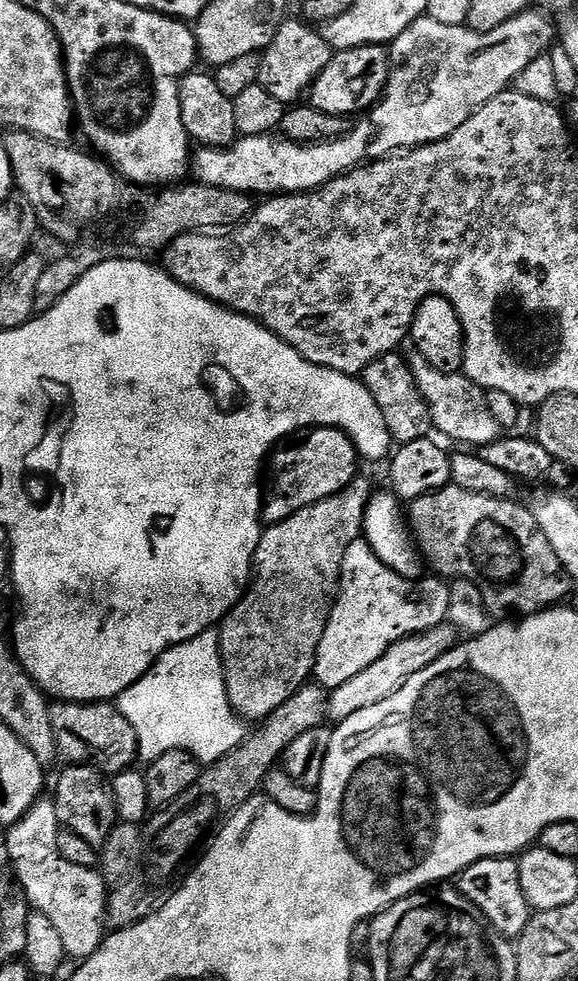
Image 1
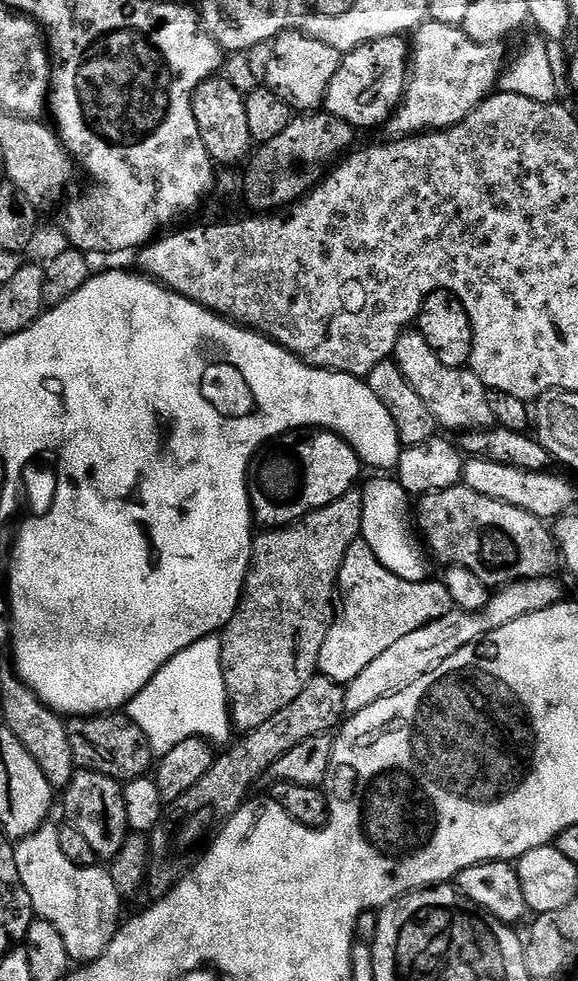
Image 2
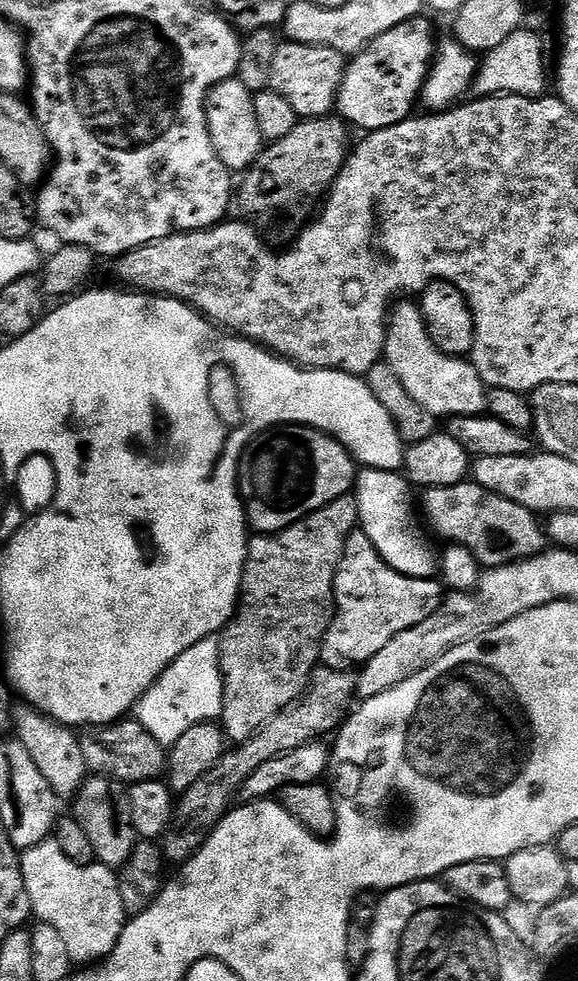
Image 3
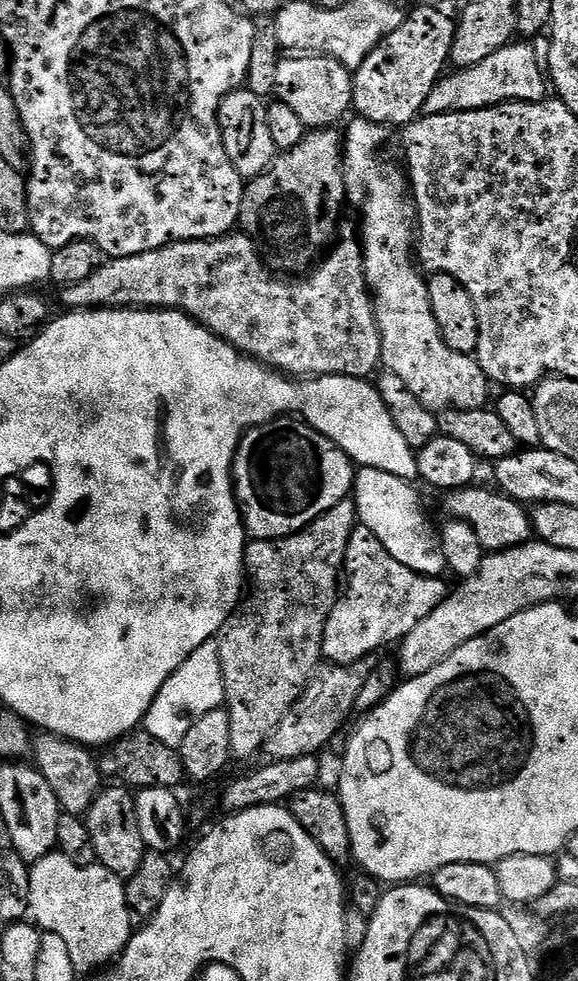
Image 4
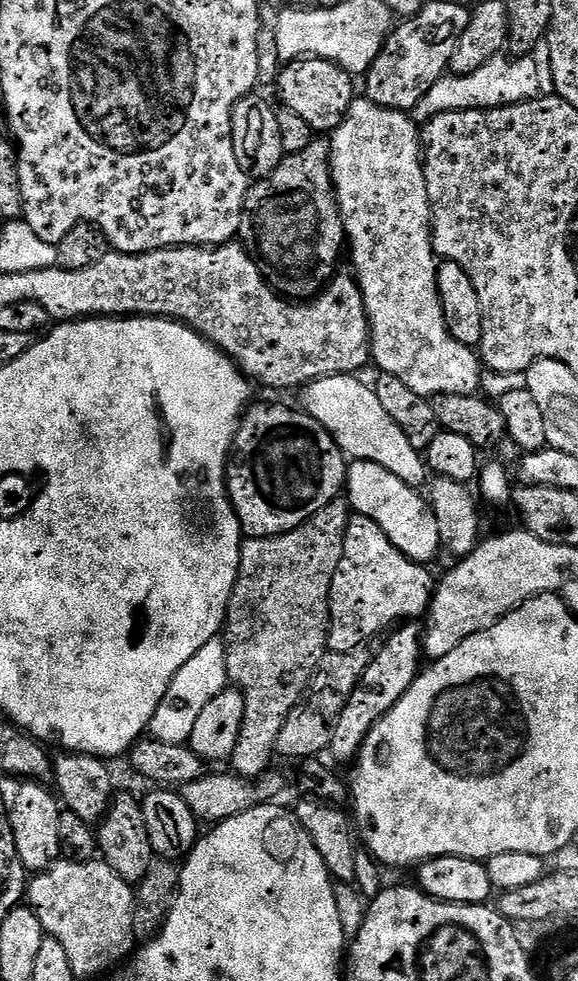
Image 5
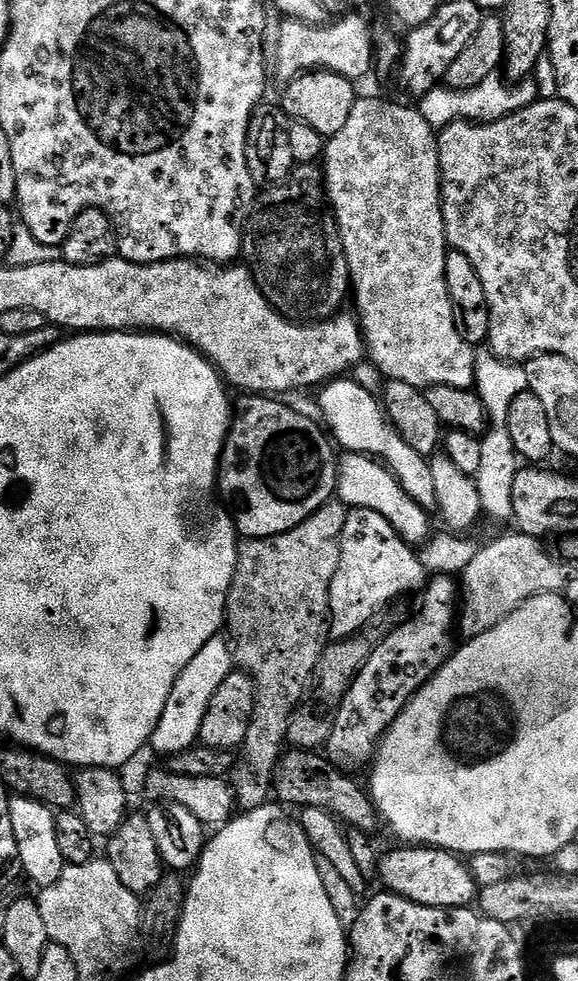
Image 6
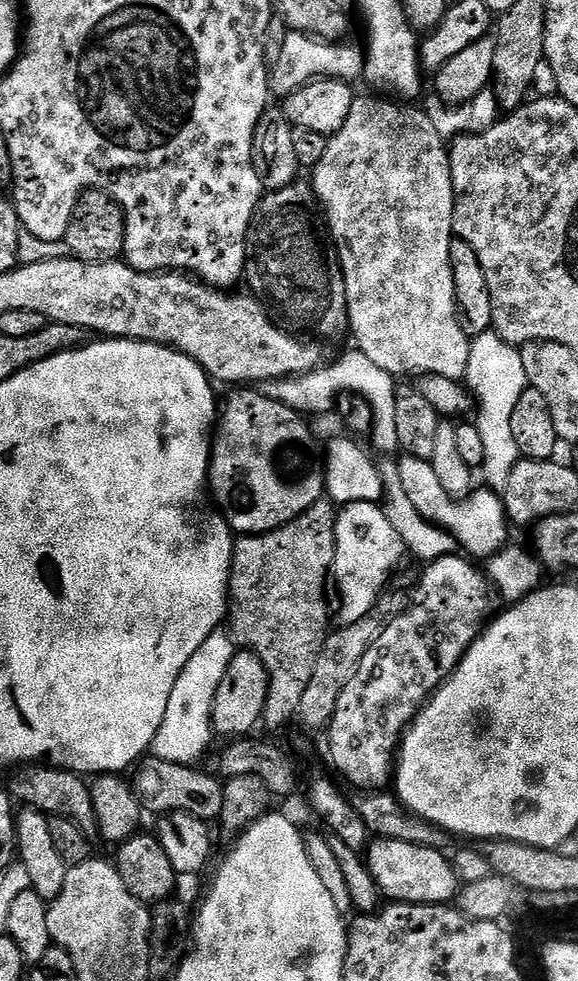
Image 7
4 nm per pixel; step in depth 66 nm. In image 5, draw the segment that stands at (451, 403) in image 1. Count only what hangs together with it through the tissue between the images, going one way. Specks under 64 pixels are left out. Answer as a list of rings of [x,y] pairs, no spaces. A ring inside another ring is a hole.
[[[367,98],[353,99],[348,117],[331,133],[332,181],[342,214],[346,248],[352,252],[351,271],[362,290],[372,335],[371,359],[383,374],[394,374],[426,397],[444,394],[474,396],[480,389],[482,361],[458,342],[446,326],[436,281],[438,257],[432,245],[432,203],[424,173],[422,132],[409,113],[383,108]]]

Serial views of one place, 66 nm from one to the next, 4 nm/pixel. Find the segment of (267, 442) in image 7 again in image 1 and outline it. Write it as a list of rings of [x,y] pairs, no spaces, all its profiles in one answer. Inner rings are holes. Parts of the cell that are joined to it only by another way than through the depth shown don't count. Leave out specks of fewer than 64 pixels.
[[[313,426],[292,433],[291,436],[280,441],[272,449],[266,467],[262,472],[262,520],[265,525],[271,526],[290,518],[290,514],[298,514],[306,506],[314,506],[314,502],[322,502],[334,494],[342,491],[348,483],[356,479],[358,453],[352,440],[339,428],[325,428]]]

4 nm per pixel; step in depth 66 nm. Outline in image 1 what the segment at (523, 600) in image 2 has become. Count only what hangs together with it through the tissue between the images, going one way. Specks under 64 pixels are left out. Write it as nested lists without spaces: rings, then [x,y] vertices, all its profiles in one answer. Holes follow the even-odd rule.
[[[448,622],[439,624],[428,632],[422,632],[419,636],[408,636],[405,640],[398,641],[390,646],[390,650],[386,650],[382,658],[378,658],[378,662],[366,666],[362,674],[354,674],[350,682],[342,682],[342,686],[331,689],[327,697],[327,719],[339,722],[350,718],[350,714],[358,714],[358,710],[366,710],[366,706],[378,706],[378,702],[390,698],[390,694],[398,694],[398,690],[402,690],[404,683],[414,678],[418,670],[426,670],[426,666],[438,662],[438,658],[456,647],[457,643],[457,629]]]

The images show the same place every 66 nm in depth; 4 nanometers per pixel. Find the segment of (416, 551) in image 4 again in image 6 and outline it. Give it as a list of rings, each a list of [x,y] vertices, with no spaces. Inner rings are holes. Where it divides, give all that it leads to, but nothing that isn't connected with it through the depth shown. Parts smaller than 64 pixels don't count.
[[[358,452],[341,455],[338,460],[338,499],[348,508],[365,508],[382,514],[398,530],[407,544],[420,546],[429,539],[429,513],[418,502],[414,502],[402,490],[399,480],[388,471],[379,459]]]

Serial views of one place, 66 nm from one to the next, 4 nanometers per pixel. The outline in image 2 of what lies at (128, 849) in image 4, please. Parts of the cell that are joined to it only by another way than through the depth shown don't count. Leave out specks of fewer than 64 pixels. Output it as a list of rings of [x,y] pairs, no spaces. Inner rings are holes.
[[[95,770],[80,771],[73,775],[63,789],[64,808],[72,815],[71,827],[78,829],[82,838],[86,838],[90,846],[94,846],[96,857],[101,861],[111,862],[124,849],[130,835],[121,781]]]

